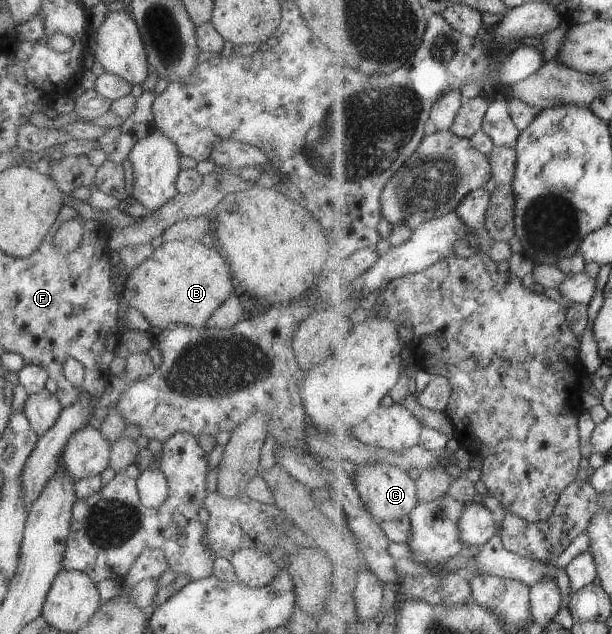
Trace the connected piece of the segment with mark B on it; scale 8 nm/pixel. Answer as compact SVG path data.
M190 238L164 241L153 249L148 259L142 260L128 276L120 292L128 306L142 313L150 327L160 330L169 323L199 328L205 325L212 312L234 291L235 281L231 277L229 264L222 259L215 247L206 247L201 242Z

